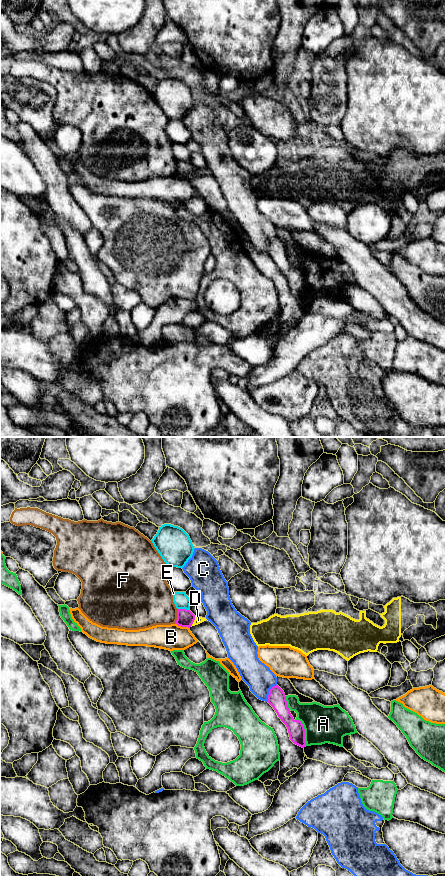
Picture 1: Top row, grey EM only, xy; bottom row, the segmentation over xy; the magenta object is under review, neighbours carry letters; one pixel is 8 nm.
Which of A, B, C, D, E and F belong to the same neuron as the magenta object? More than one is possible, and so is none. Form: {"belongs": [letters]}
{"belongs": []}

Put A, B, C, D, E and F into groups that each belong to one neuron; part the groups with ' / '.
A / B / C / D / E / F

